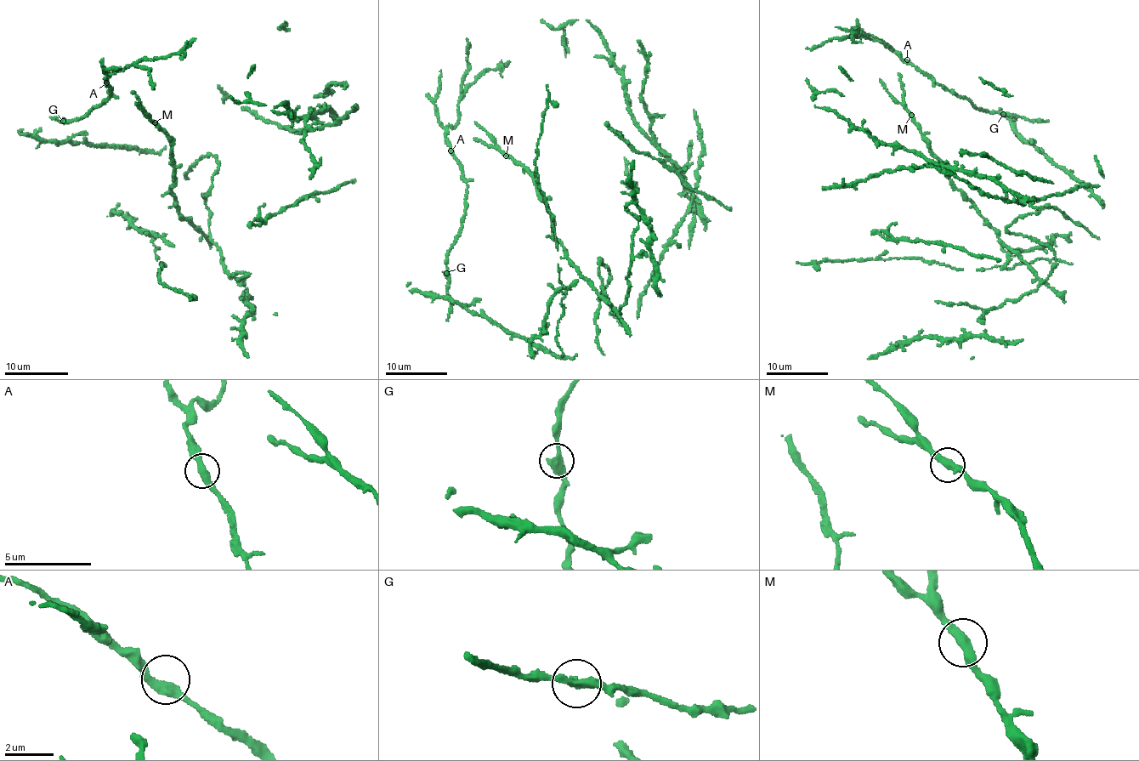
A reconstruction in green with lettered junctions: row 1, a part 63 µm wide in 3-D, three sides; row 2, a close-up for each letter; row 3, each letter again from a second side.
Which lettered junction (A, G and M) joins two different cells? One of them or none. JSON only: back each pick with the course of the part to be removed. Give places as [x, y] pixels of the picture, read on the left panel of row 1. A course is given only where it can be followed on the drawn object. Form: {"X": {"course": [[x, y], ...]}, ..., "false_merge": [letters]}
{"false_merge": []}

